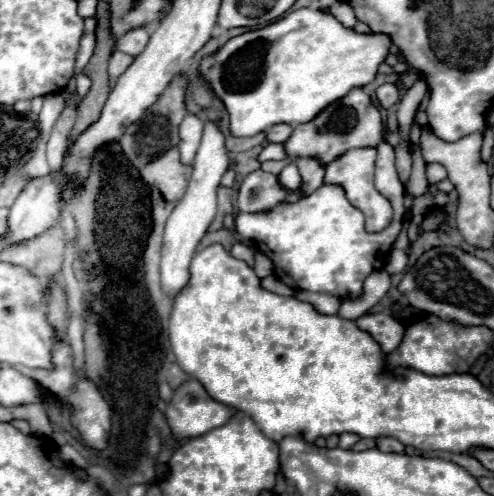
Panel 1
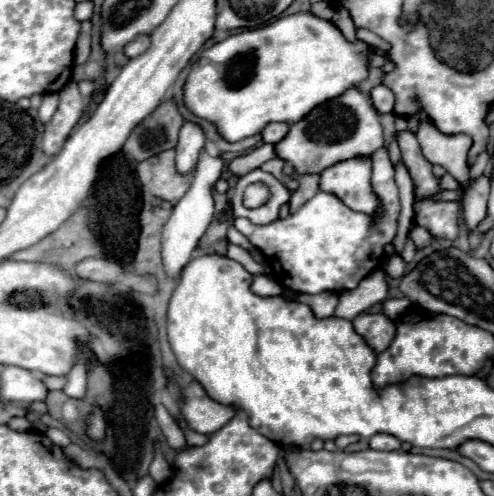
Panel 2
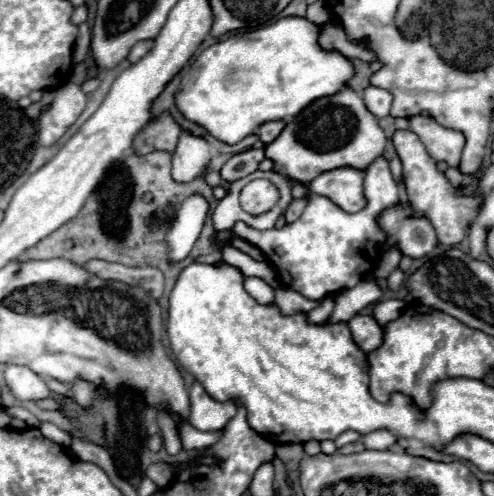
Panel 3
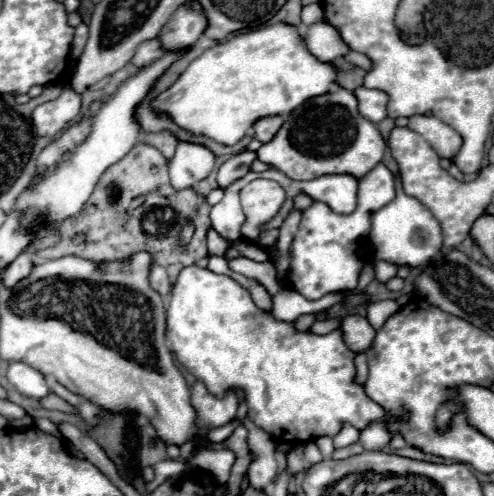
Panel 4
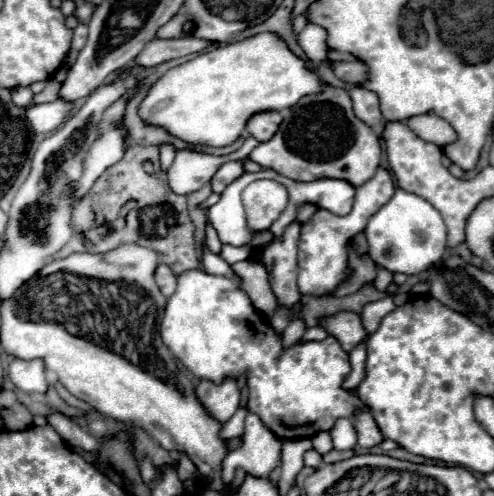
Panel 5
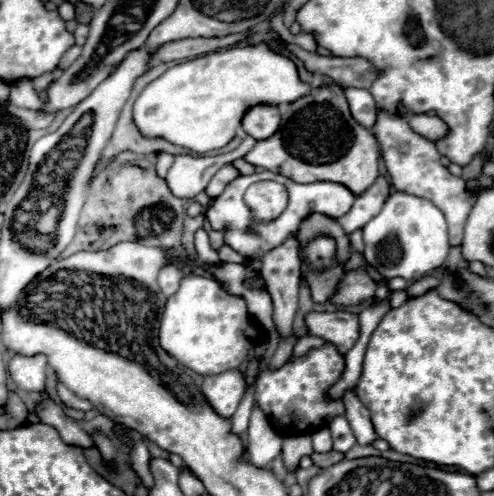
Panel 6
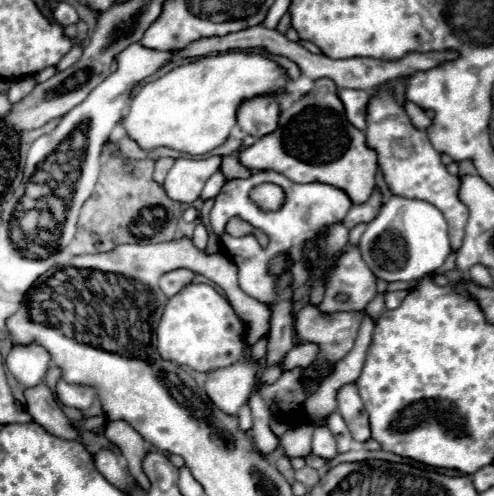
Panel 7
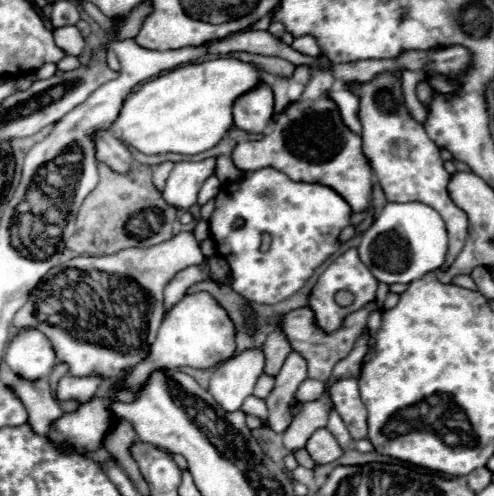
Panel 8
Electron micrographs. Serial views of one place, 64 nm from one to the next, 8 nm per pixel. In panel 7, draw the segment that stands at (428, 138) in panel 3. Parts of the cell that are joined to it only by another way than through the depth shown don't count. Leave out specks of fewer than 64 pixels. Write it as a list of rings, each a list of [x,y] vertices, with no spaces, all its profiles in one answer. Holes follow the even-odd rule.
[[[406,102],[406,114],[408,114],[408,118],[412,120],[412,124],[414,124],[418,130],[428,130],[428,128],[432,126],[432,118],[430,118],[422,108],[418,108],[418,106],[412,104],[412,102]]]

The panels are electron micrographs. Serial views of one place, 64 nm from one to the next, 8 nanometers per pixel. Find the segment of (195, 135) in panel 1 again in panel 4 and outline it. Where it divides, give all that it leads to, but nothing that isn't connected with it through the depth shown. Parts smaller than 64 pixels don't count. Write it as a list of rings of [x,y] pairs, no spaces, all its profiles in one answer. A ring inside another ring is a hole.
[[[180,142],[174,158],[170,160],[170,182],[176,190],[196,186],[210,174],[214,166],[214,154],[202,144]]]

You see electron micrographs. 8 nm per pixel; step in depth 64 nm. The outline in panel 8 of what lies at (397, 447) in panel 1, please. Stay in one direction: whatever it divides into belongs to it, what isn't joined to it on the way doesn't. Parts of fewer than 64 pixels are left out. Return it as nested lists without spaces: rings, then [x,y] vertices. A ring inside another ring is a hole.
[[[346,378],[346,380],[336,382],[330,388],[330,396],[332,396],[332,402],[334,402],[334,410],[342,416],[352,438],[354,440],[366,438],[366,434],[368,434],[366,408],[360,400],[356,378]]]

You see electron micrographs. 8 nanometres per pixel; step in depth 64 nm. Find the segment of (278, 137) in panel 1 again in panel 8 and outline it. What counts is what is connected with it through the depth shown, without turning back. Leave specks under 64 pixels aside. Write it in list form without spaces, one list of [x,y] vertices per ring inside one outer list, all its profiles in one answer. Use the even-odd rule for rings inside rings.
[[[266,82],[242,94],[234,102],[234,126],[250,134],[266,132],[268,126],[272,124],[272,114],[274,114],[274,94]]]

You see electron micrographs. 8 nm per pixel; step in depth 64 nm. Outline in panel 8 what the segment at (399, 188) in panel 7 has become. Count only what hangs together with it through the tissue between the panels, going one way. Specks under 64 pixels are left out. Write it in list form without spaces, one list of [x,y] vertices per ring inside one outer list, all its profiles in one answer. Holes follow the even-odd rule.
[[[378,74],[372,82],[352,86],[352,90],[360,96],[360,120],[364,126],[362,150],[370,160],[388,202],[424,202],[440,212],[450,238],[450,248],[444,262],[444,268],[448,268],[464,248],[468,234],[468,216],[452,202],[448,194],[450,174],[444,170],[438,146],[428,138],[424,126],[410,116],[402,96],[402,82],[396,74]]]

